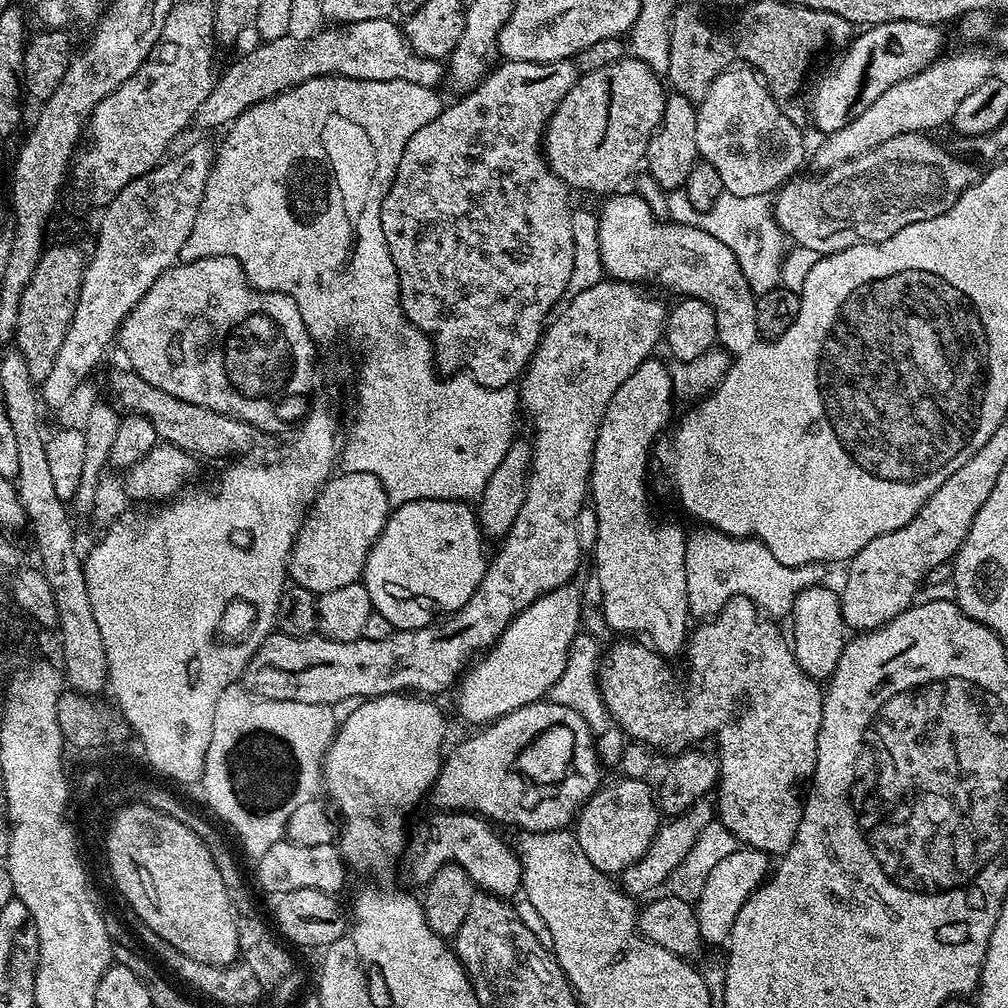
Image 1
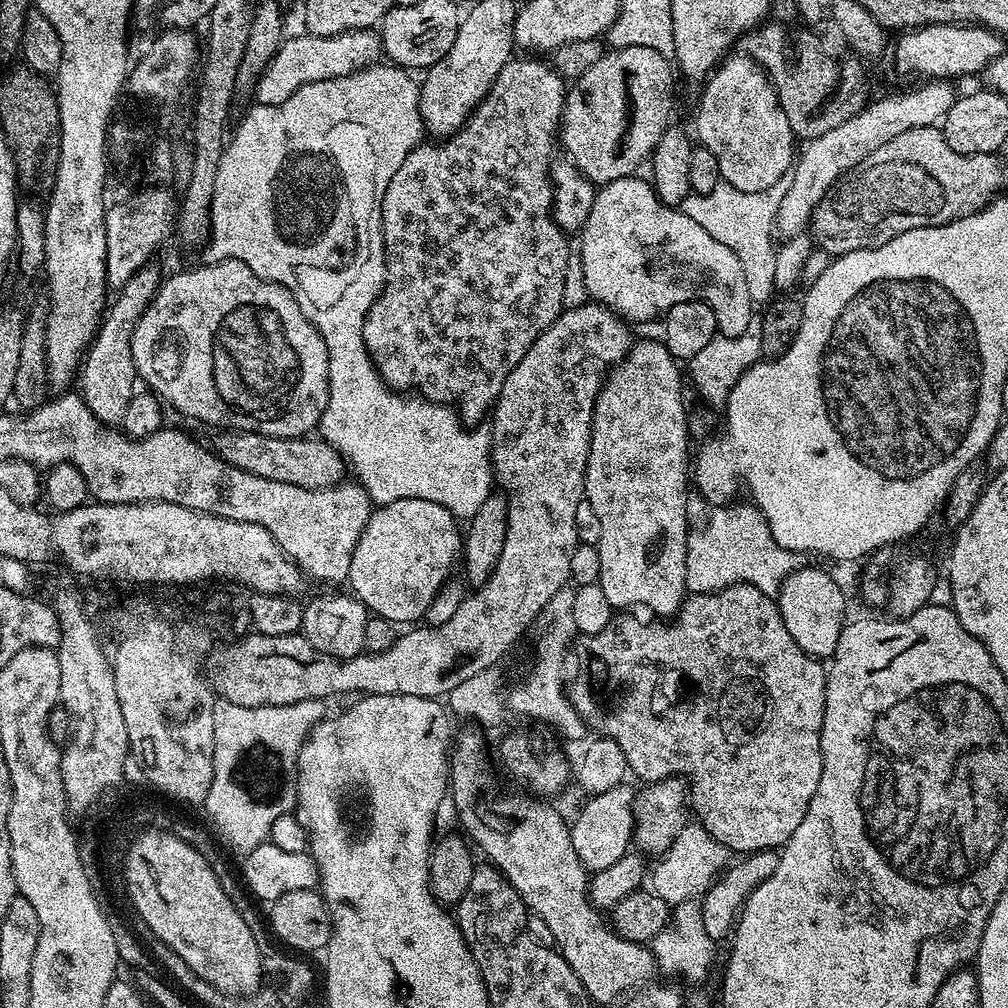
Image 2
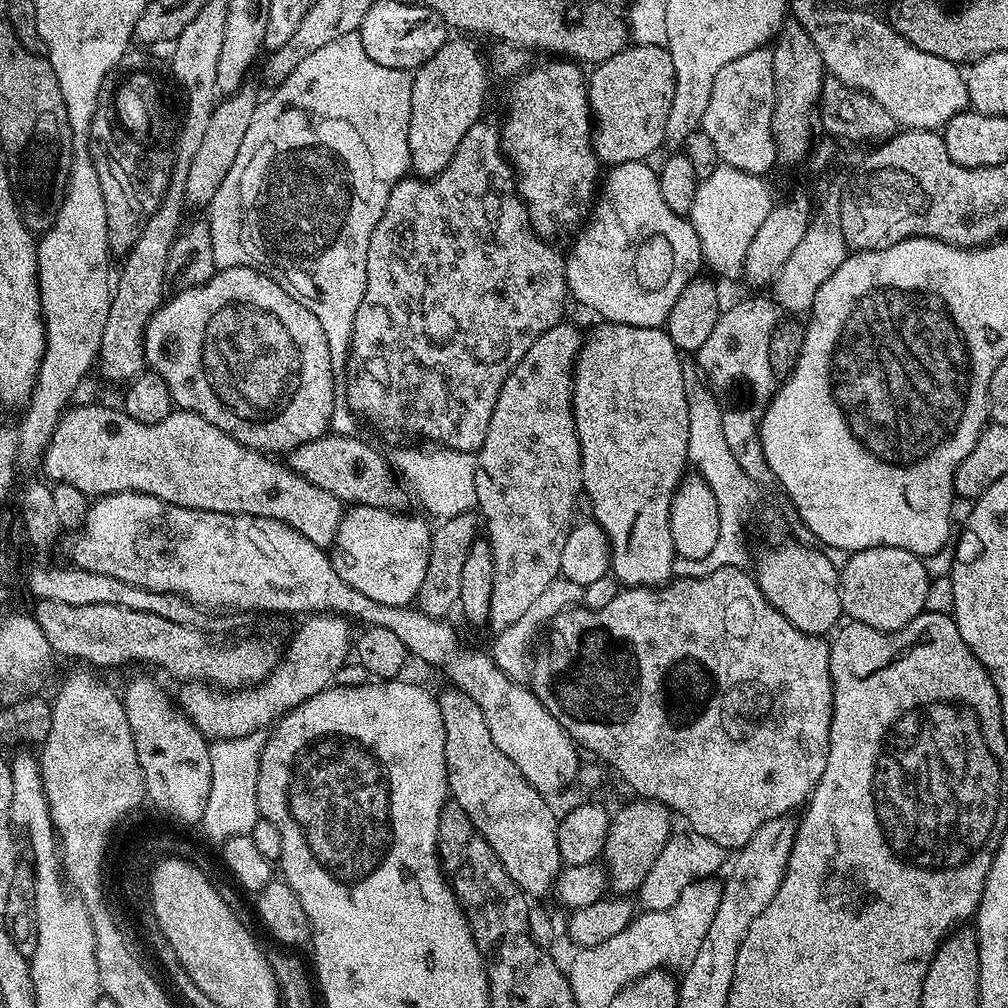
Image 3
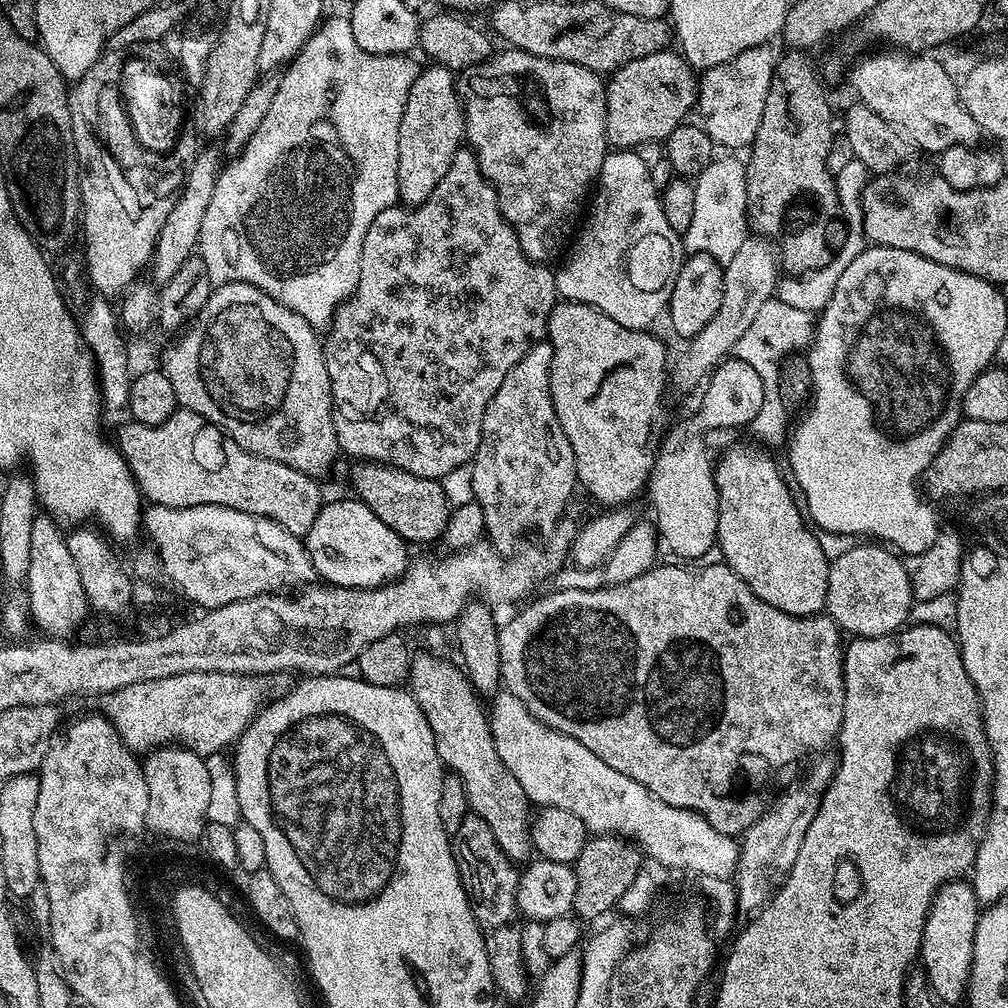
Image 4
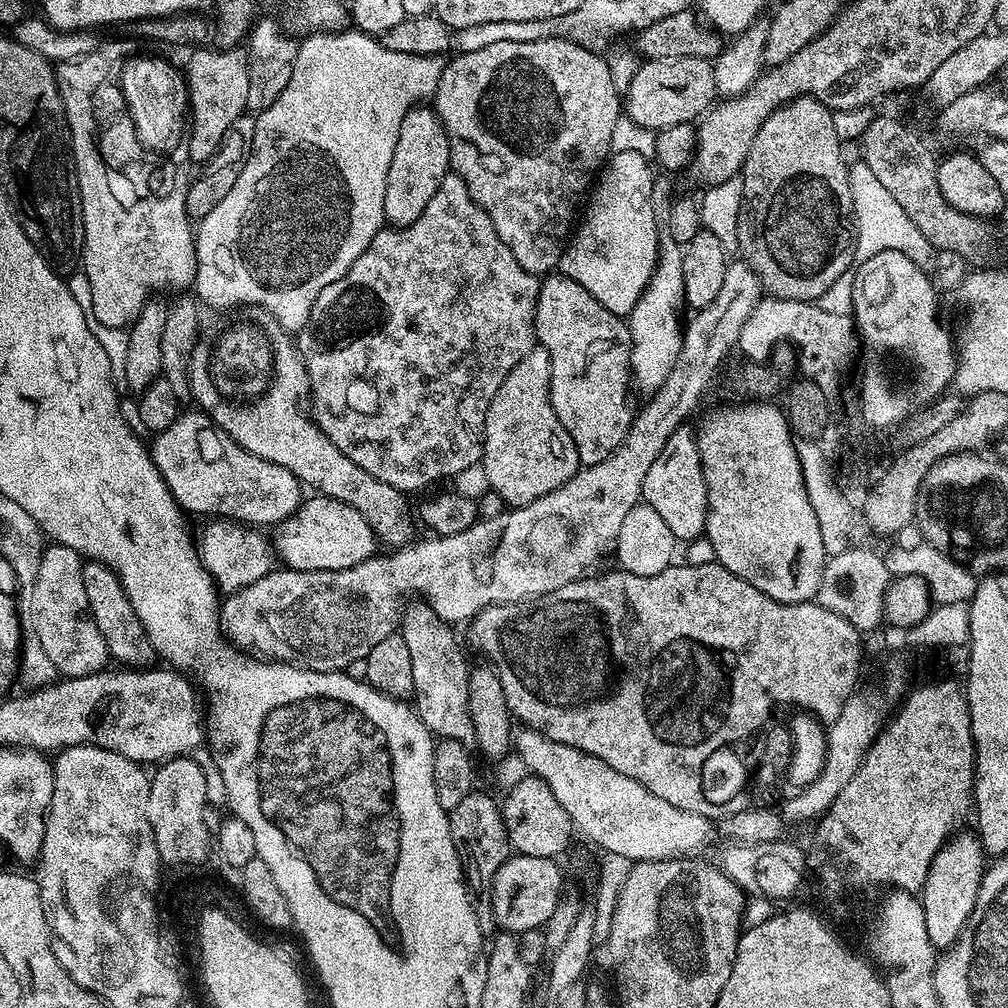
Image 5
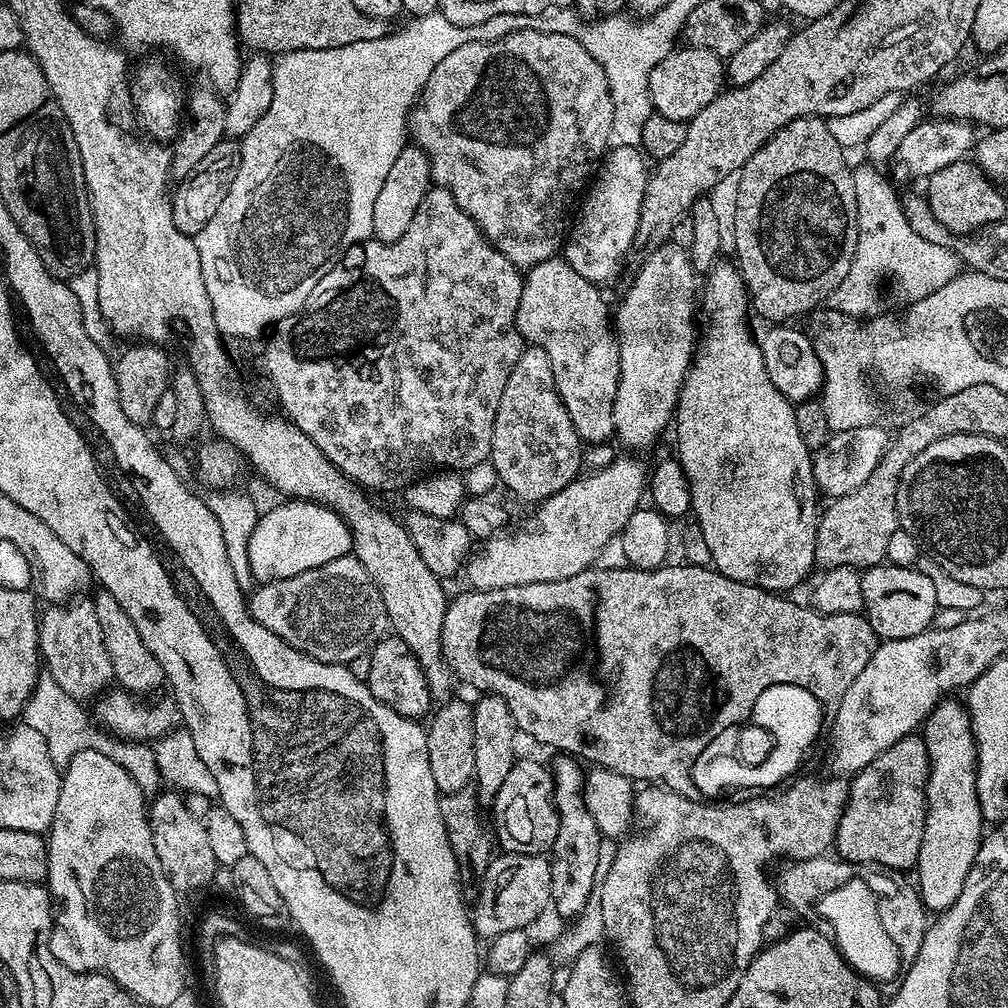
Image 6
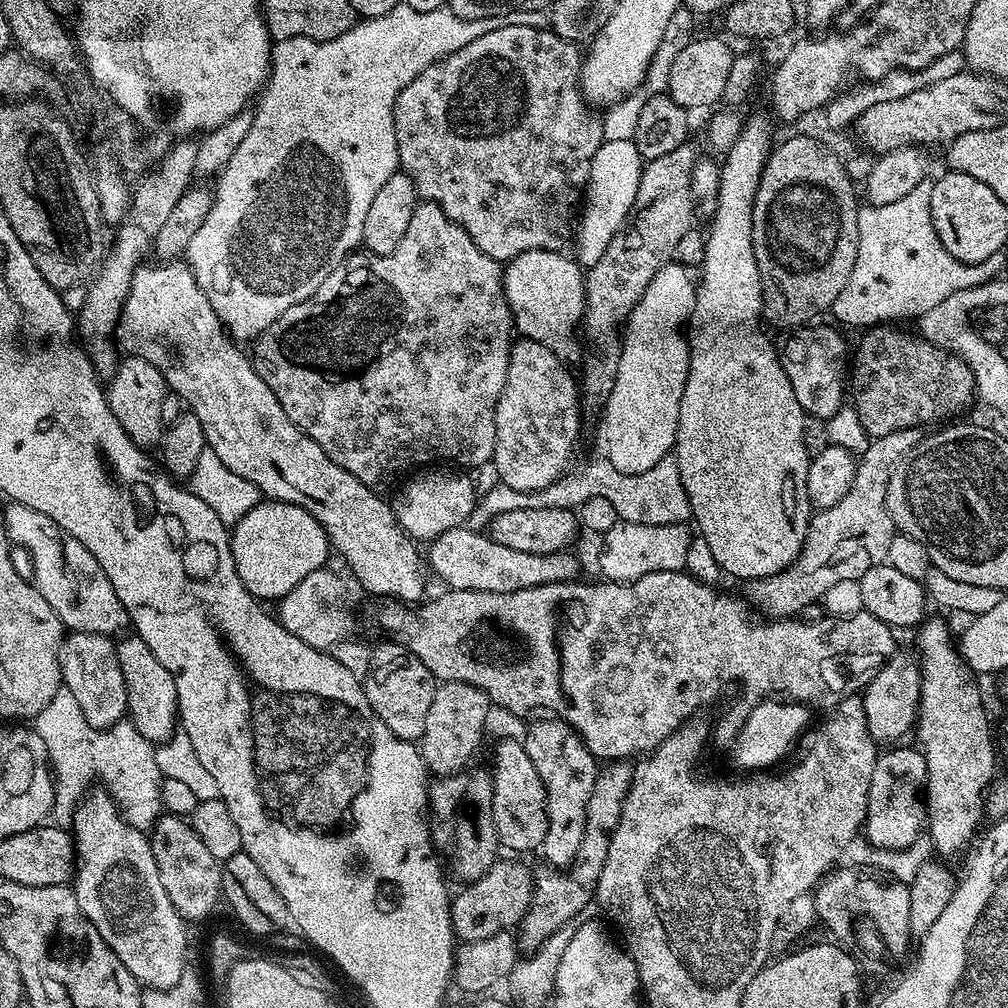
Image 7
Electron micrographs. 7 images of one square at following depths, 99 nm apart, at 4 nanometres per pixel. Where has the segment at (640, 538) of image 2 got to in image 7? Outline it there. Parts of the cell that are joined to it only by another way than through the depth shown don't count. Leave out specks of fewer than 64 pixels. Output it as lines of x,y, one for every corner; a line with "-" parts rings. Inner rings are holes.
539,248
518,254
513,260
507,261
502,268
504,297
508,300
508,307
512,309
515,331
523,339
544,344
559,360
569,365
576,363
579,365
582,360
582,352
580,356
582,340
578,335
578,329
581,327
584,316
585,273
575,259
568,257
567,260
564,255
563,251
547,252
544,248

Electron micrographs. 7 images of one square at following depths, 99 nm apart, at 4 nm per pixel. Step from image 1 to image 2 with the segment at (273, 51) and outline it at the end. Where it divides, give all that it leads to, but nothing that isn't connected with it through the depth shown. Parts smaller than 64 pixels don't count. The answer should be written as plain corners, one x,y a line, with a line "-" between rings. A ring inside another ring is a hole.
360,29
334,36
303,35
287,37
267,64
272,68
272,92
264,92
264,96
272,96
272,104
281,104
294,90
310,82
348,76
352,72
371,67
383,55
379,33
373,29

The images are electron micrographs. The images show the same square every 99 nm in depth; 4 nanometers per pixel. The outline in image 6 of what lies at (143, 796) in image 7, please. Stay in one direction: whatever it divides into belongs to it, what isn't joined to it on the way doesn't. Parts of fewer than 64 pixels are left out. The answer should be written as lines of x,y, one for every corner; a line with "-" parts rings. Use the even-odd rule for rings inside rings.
41,674
36,680
36,689
30,694
22,713
23,723
28,724
44,739
44,751
47,759
53,760
57,766
66,766
82,750
92,748
110,757
130,778
144,791
145,797
152,798
161,791
162,781
155,761
155,750
144,742
125,742
120,738
113,738
107,731
101,730
90,721
90,716
84,713
85,705
75,700
62,686
54,682
54,678

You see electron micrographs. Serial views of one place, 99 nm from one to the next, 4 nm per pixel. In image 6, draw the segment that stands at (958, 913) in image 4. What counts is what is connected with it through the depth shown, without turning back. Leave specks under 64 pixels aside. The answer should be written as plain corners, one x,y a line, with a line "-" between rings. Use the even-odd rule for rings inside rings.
956,698
941,700
922,725
922,739
928,751
928,782
922,846
918,850
914,873
920,879
920,900
932,914
945,912
954,906
954,902
958,902
958,894
962,894
962,886
966,886
966,878
974,866
981,839
986,832
986,821
976,789
976,739
972,733
972,720
968,716
967,707
961,701
959,704
952,699

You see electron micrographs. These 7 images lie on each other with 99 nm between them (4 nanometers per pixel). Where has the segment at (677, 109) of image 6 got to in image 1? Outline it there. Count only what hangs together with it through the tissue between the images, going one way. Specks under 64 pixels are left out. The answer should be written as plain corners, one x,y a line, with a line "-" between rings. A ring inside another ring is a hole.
623,58
614,61
613,64
602,66
601,69
593,72
583,73
577,79
576,84
566,94
566,98
562,98
562,102
556,107
555,114
548,121
548,127
544,133
544,143
542,151
547,159
548,167
559,180
563,180
568,185
569,189
576,190
581,188
584,192
608,192
604,194
612,194
617,191
619,184
624,184
628,180
628,175
635,170
636,167
641,167
642,161
648,155
648,143
652,135
656,133
660,126
660,120
664,117
664,102
666,99
666,84
657,73
653,72
650,66
646,66
640,60
635,58

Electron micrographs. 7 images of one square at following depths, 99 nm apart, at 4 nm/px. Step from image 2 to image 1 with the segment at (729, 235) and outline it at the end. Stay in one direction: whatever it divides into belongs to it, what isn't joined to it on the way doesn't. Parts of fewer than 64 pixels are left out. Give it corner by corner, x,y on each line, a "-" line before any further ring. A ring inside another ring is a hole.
673,189
666,204
670,214
669,219
678,224
694,225
712,234
734,251
738,264
750,286
753,295
766,293
779,287
780,264
784,252
786,238
777,225
773,199
767,195
736,196
725,191
717,202
706,212
694,210
683,189

